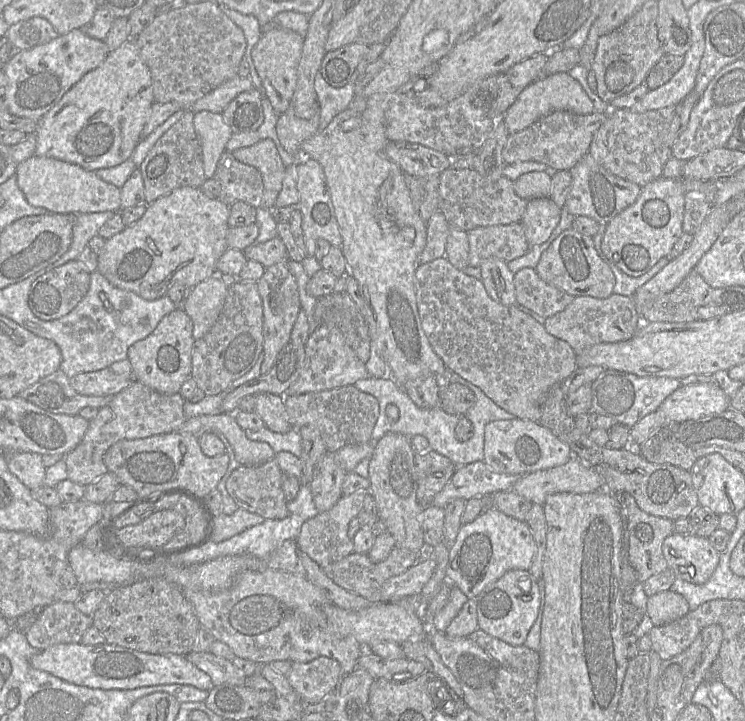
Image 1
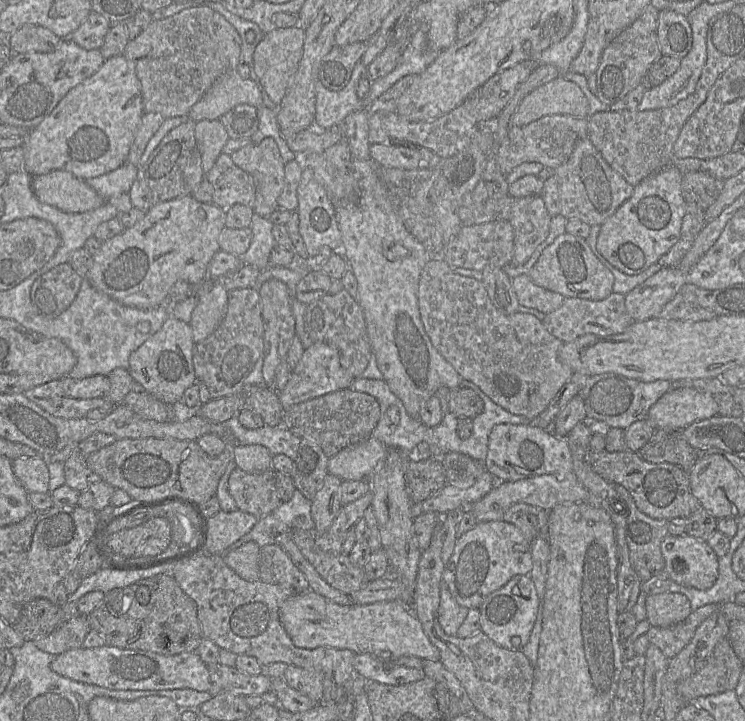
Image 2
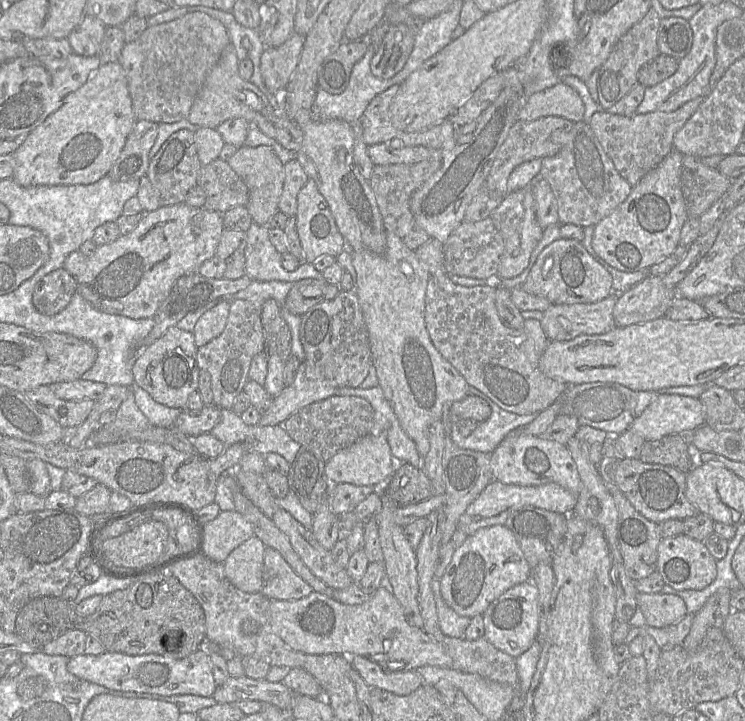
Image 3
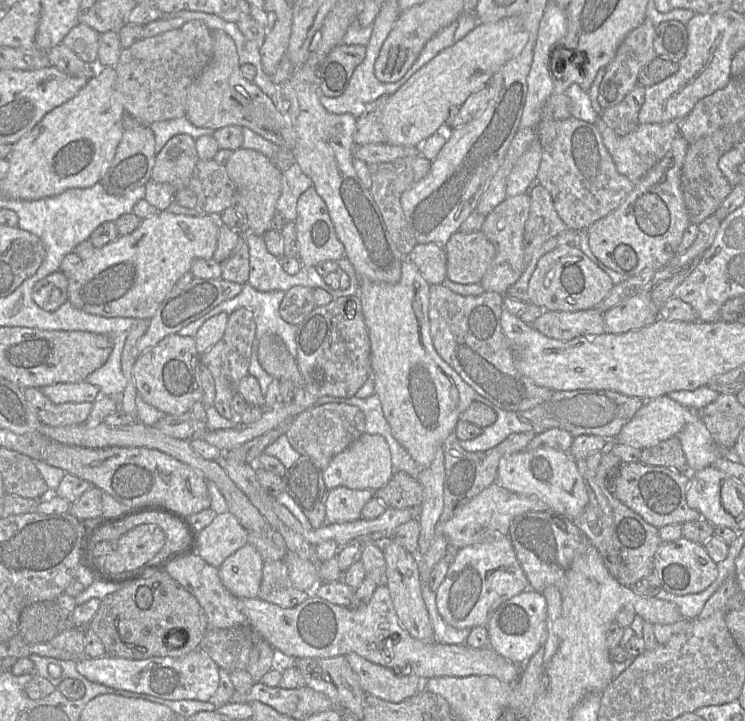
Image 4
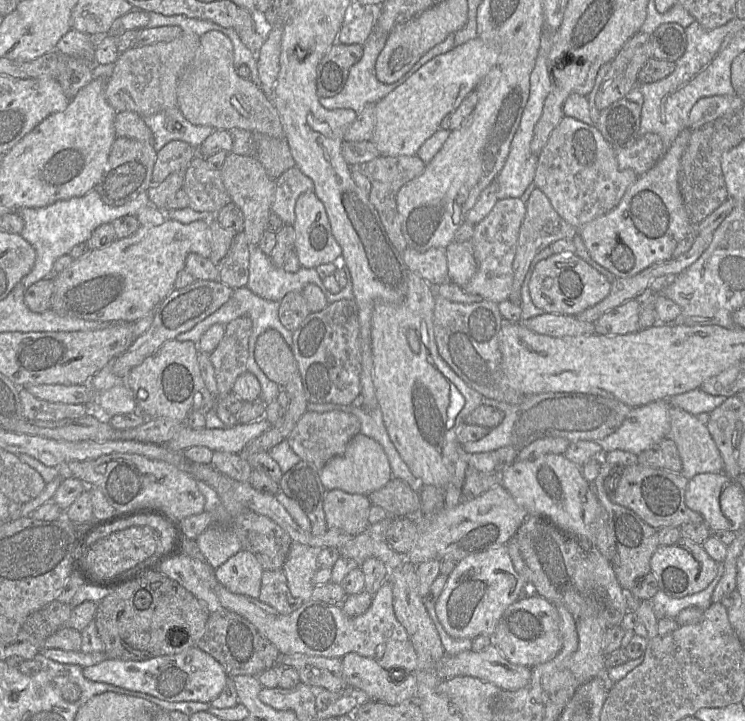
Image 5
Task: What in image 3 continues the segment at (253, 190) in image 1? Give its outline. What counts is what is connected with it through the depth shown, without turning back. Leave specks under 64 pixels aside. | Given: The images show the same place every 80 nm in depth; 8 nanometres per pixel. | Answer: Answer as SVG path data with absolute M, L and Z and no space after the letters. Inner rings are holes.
M219 158L201 166L197 184L205 191L204 208L224 214L235 206L246 206L249 200L248 188L230 167Z

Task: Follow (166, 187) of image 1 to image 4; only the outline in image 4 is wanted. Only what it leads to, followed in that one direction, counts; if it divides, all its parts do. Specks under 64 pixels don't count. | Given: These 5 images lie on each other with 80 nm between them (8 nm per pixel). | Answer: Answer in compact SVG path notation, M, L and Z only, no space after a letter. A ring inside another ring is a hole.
M187 134L173 136L156 155L151 180L169 183L176 191L188 188L198 160L194 138Z

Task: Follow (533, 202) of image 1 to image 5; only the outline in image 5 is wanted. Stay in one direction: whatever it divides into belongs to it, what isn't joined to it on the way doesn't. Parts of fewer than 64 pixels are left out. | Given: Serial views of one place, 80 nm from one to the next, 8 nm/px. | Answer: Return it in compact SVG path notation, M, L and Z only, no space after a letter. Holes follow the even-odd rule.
M520 198L498 200L491 212L474 226L471 242L477 271L463 287L466 292L497 304L509 298L514 277L513 261L525 214L526 204Z

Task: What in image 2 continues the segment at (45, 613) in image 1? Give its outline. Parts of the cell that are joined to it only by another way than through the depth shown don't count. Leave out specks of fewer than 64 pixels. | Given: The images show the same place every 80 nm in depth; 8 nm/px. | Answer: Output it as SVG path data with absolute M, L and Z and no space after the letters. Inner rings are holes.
M76 603L71 605L75 607L71 618L50 634L33 641L39 650L58 655L82 647L85 636L91 630L88 615L81 614L76 608Z

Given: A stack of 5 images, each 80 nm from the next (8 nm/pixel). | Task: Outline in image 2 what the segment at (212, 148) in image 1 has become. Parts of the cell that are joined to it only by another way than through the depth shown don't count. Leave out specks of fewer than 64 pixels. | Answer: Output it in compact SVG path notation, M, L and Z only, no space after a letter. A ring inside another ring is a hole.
M219 119L196 122L194 132L201 155L202 170L206 174L222 153L222 149L229 139L229 136Z

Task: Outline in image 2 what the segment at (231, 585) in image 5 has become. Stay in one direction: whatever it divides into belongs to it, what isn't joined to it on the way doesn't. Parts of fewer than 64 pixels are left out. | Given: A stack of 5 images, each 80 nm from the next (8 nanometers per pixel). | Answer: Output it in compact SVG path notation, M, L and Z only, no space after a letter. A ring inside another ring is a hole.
M254 541L230 550L223 556L225 564L247 581L259 580L260 547Z

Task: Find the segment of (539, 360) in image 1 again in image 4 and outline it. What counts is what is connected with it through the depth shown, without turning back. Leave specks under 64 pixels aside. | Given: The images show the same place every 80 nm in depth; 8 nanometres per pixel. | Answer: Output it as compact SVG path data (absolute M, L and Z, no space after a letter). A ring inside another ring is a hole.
M443 284L430 286L429 320L433 345L439 356L478 394L507 411L525 411L551 398L553 390L537 385L522 375L514 365L512 351L501 326L503 295L486 292L477 296L463 296Z

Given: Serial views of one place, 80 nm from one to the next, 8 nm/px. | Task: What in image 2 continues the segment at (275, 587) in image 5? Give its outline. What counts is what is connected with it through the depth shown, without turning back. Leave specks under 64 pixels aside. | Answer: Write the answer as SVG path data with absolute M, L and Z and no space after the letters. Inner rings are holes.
M275 543L260 548L259 580L280 585L295 594L312 591L305 576L284 549Z

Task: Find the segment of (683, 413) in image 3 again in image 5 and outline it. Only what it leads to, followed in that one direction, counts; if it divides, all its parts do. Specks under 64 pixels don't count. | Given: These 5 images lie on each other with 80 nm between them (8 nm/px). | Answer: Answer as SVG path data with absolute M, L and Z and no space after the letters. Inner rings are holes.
M656 400L632 408L616 431L597 441L603 454L624 450L638 455L667 437L670 431L670 403Z

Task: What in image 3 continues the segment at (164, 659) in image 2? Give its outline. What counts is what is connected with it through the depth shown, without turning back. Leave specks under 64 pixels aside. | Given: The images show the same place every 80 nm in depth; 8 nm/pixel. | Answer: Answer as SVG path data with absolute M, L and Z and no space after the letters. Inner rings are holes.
M200 648L181 659L157 654L130 656L109 651L100 655L84 653L69 658L67 669L79 679L118 691L144 692L162 696L197 695L211 697L217 687L213 677L209 651L206 648Z

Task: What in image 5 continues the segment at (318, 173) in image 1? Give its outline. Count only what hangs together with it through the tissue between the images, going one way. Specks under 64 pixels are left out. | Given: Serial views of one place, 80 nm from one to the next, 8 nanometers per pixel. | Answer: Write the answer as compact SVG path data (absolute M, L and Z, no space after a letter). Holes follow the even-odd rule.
M313 191L301 194L295 205L295 252L304 268L333 263L342 248L333 236L323 203Z

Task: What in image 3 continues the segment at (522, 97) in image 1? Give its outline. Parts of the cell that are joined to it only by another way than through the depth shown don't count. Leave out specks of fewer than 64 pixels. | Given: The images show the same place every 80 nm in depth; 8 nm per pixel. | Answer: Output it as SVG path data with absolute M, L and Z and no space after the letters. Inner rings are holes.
M560 80L553 87L528 97L518 113L518 121L530 122L541 117L557 116L576 123L583 121L584 112L579 94Z

